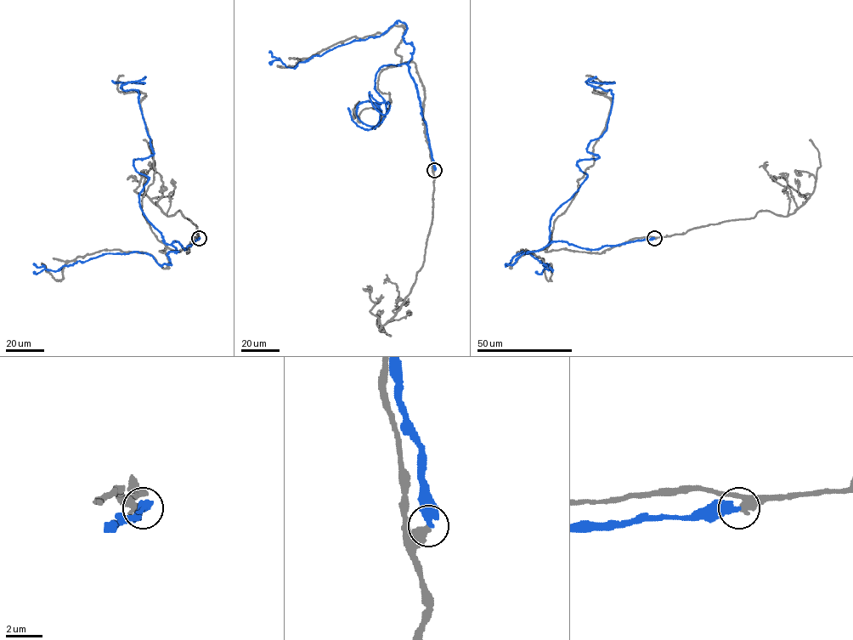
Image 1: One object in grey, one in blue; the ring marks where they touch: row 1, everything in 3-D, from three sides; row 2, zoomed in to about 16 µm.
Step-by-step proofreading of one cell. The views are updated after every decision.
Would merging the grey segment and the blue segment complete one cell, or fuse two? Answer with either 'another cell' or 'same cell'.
another cell

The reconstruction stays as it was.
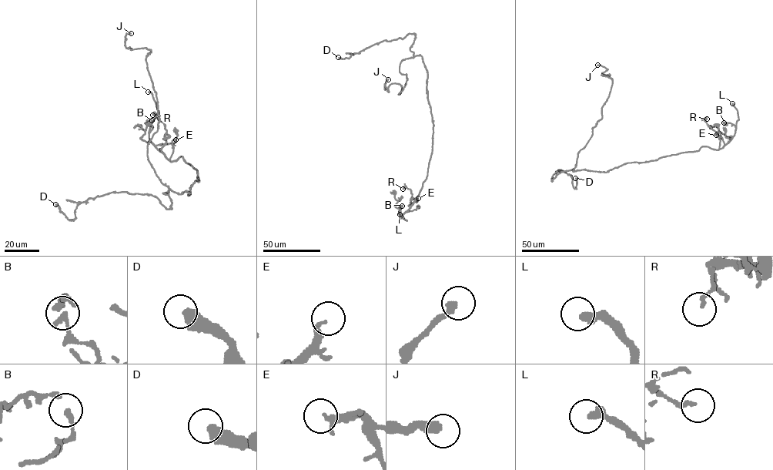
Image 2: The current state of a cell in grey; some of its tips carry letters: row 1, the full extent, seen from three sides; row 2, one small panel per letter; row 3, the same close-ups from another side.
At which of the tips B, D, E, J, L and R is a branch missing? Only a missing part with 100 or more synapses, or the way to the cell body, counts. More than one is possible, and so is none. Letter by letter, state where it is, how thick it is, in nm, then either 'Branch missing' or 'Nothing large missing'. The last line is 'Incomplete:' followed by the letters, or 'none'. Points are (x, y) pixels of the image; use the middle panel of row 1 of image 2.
B: Place: (402, 206). Thickness 190 nm. Nothing large missing
D: Place: (338, 57). Thickness 480 nm. Nothing large missing
E: Place: (418, 198). Thickness 160 nm. Nothing large missing
J: Place: (388, 79). Thickness 320 nm. Nothing large missing
L: Place: (399, 214). Thickness 320 nm. Branch missing
R: Place: (403, 189). Thickness 130 nm. Nothing large missing
Incomplete: L

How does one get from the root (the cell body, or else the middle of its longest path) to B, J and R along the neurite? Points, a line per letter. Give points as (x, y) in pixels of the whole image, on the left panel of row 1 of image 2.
B: (190, 193), (197, 171), (182, 156), (171, 161), (151, 141), (152, 127), (146, 121), (152, 120)
J: (190, 193), (172, 191), (148, 161), (159, 120), (145, 61), (151, 51), (127, 48), (131, 33)
R: (190, 193), (199, 180), (198, 172), (182, 156), (171, 161), (162, 152), (166, 130), (152, 115)

